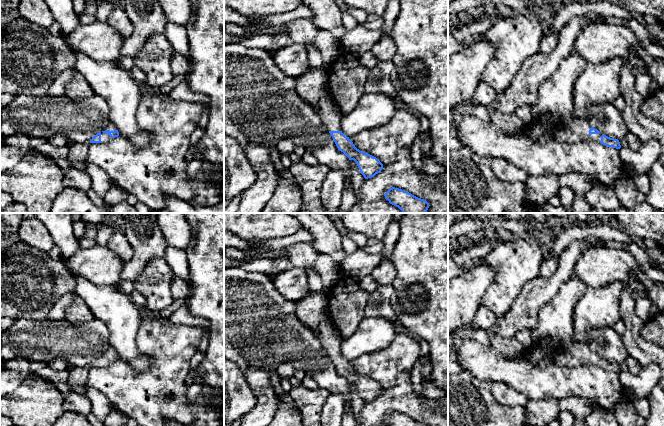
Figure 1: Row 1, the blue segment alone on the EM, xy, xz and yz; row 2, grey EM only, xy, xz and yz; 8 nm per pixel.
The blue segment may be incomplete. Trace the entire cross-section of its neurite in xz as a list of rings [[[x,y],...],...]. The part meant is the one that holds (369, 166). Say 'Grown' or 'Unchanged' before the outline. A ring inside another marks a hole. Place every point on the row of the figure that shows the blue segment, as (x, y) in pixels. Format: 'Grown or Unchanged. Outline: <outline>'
Grown. Outline: [[[331,95],[321,97],[316,106],[311,106],[320,117],[322,124],[331,134],[339,151],[349,160],[354,160],[365,179],[380,173],[383,164],[374,156],[360,151],[349,137],[345,136],[340,127],[342,113]]]

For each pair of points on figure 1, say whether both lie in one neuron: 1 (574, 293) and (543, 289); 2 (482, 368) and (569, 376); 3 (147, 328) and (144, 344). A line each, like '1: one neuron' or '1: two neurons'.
1: two neurons
2: one neuron
3: one neuron

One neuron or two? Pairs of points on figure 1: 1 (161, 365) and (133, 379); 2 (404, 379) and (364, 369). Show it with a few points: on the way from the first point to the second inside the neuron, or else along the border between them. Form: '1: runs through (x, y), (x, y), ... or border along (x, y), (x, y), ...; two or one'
1: runs through (154, 372), (147, 379), (140, 379); one
2: border along (410, 370), (401, 372), (395, 384), (383, 390); two

